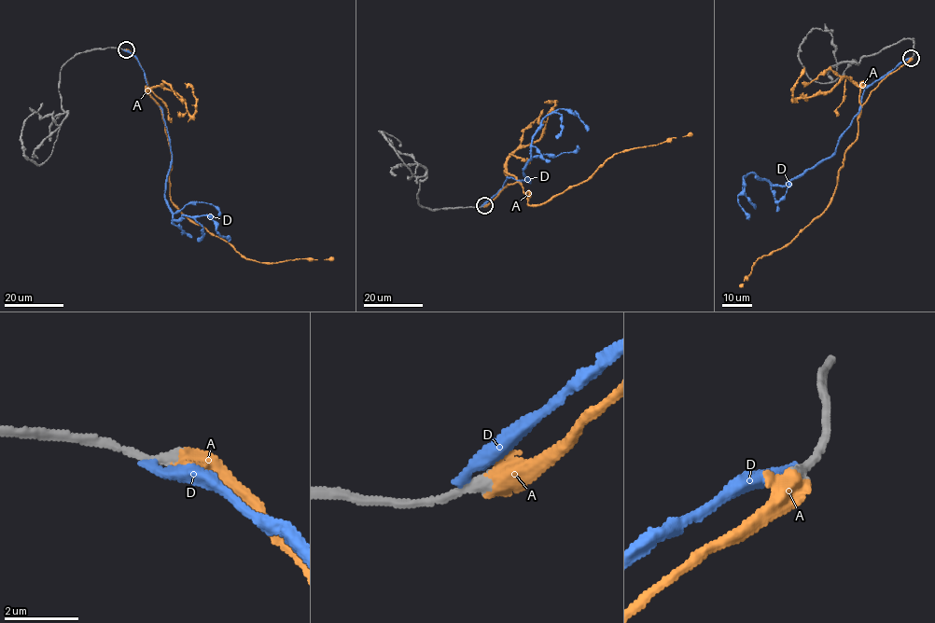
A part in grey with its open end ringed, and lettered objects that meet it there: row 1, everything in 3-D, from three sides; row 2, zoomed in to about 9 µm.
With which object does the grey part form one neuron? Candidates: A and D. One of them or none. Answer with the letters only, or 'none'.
A

